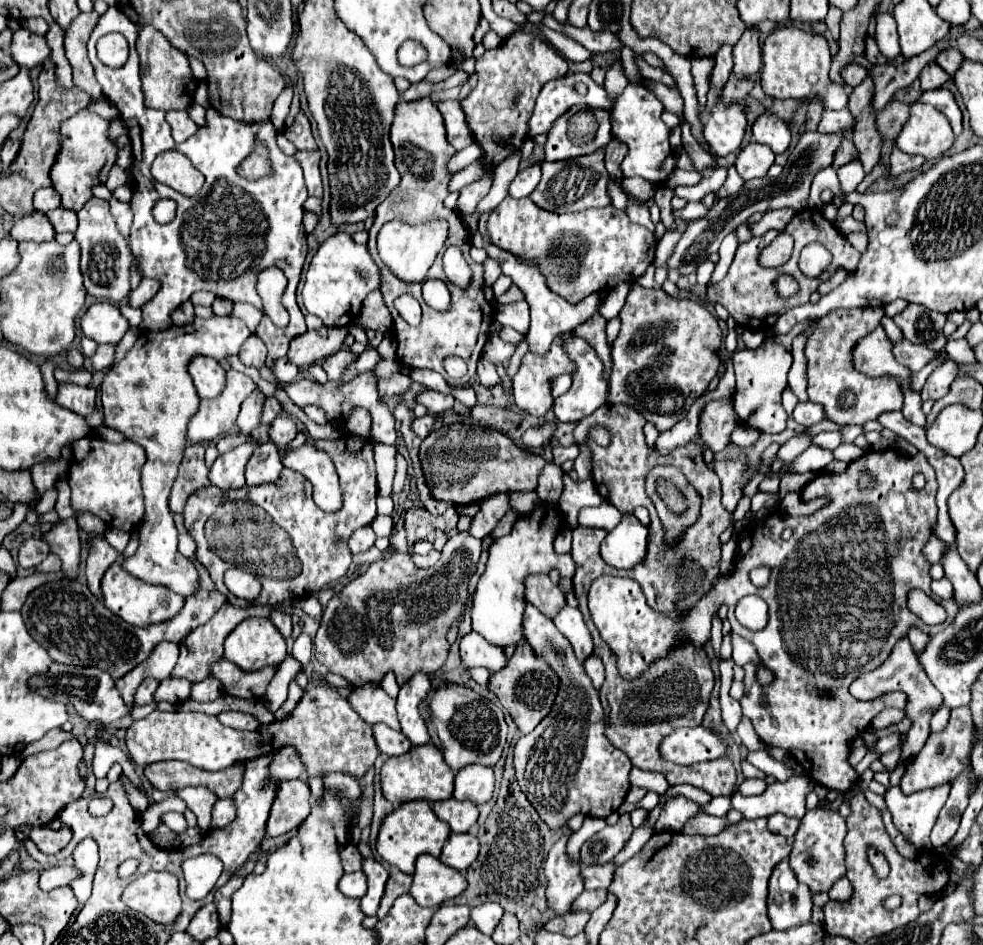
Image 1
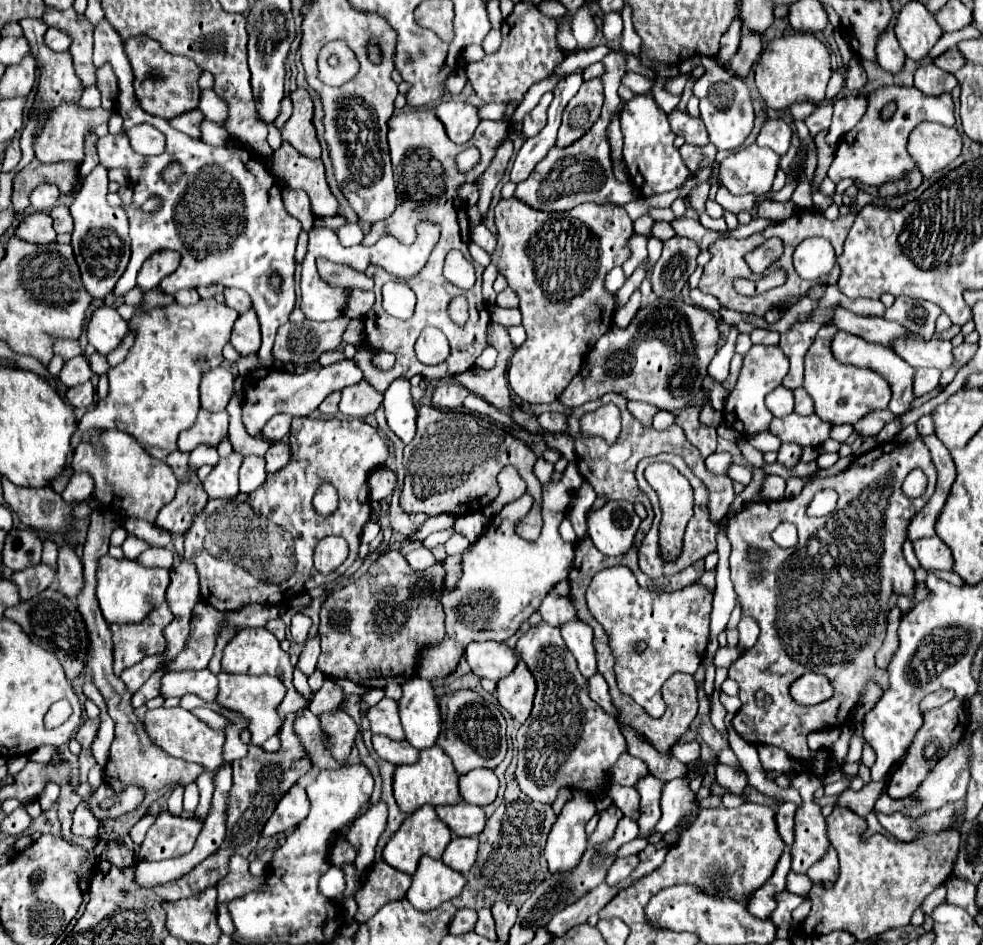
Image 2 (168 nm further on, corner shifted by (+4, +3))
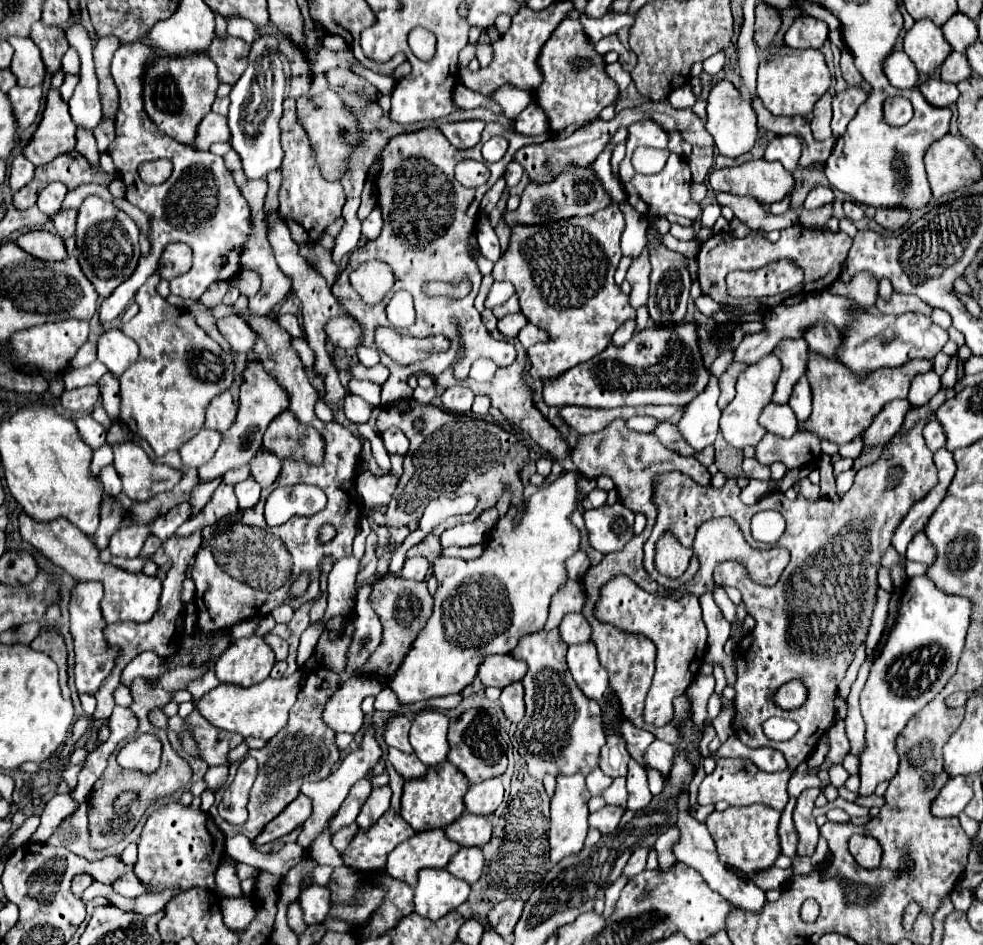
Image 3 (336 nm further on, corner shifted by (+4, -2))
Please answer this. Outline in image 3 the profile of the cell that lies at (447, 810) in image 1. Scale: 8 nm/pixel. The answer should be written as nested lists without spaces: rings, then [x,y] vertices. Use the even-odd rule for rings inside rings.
[[[465,811],[457,823],[445,827],[445,833],[461,847],[483,847],[491,839],[491,829],[493,827],[487,817],[477,817]]]

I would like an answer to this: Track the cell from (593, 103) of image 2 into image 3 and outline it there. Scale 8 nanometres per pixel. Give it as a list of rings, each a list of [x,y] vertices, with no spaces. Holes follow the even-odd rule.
[[[565,19],[565,23],[553,31],[551,39],[547,39],[539,53],[537,65],[543,81],[533,91],[533,97],[535,103],[545,109],[551,133],[561,133],[567,125],[573,123],[593,121],[601,109],[619,101],[621,91],[617,83],[605,73],[603,55],[599,55],[589,43],[579,19]]]

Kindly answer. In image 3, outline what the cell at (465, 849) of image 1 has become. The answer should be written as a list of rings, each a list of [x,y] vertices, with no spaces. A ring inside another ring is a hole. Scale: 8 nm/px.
[[[469,847],[469,849],[459,849],[459,853],[449,861],[447,871],[453,873],[457,879],[467,881],[469,885],[479,881],[481,873],[483,873],[483,853],[479,847]]]

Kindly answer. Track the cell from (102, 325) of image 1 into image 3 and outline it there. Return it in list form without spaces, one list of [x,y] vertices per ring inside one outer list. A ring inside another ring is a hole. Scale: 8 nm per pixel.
[[[109,329],[99,337],[99,361],[115,375],[121,377],[139,357],[139,347],[133,339],[119,329]]]

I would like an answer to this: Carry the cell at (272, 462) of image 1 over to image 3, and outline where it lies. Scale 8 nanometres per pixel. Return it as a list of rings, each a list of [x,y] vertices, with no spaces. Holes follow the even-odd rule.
[[[247,479],[247,481],[241,481],[241,483],[235,485],[235,495],[239,499],[239,509],[241,511],[247,511],[247,509],[257,505],[259,489],[261,487],[257,487],[257,483],[253,483],[253,479]]]

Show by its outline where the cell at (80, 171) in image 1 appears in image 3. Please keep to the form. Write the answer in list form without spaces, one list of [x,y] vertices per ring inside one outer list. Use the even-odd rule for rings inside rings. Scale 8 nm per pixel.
[[[49,89],[43,121],[37,127],[31,143],[23,155],[35,165],[45,165],[55,157],[75,149],[75,123],[69,115],[69,105],[61,99],[57,89]]]

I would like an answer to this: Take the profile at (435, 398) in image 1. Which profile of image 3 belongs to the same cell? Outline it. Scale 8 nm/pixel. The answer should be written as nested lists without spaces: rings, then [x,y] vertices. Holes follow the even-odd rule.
[[[457,385],[457,387],[451,387],[451,389],[445,389],[445,393],[441,395],[441,401],[443,401],[443,407],[447,411],[453,411],[453,413],[467,413],[471,409],[471,403],[473,403],[473,391],[465,385]]]

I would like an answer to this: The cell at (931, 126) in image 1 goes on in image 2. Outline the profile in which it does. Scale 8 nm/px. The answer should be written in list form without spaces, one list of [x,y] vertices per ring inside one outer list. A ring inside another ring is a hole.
[[[921,122],[911,132],[907,150],[913,162],[921,168],[923,176],[929,178],[959,156],[961,136],[953,128],[935,122]]]

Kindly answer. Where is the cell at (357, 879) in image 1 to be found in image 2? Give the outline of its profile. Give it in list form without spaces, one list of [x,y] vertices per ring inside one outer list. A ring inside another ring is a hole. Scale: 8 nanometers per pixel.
[[[329,868],[329,872],[321,878],[321,892],[327,896],[327,898],[339,898],[343,892],[345,892],[345,888],[347,888],[347,880],[345,880],[345,874],[343,874],[343,870],[339,870],[339,868]]]

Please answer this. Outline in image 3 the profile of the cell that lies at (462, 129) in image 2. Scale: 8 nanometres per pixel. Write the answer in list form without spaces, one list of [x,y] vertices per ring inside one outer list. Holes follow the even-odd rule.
[[[461,121],[461,123],[441,123],[441,133],[449,139],[449,143],[457,149],[471,149],[479,143],[483,121]]]

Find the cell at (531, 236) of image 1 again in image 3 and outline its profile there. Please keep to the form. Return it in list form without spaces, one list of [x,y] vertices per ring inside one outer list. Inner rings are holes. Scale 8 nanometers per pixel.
[[[615,203],[587,217],[537,227],[513,227],[509,249],[495,263],[493,277],[495,281],[513,283],[521,313],[549,335],[547,343],[527,349],[531,379],[551,379],[591,359],[611,343],[611,335],[619,325],[635,319],[629,297],[613,279],[621,259],[619,239],[623,229],[625,219]]]

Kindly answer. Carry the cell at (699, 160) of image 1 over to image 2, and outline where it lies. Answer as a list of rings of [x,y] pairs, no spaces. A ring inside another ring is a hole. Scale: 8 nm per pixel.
[[[673,110],[669,114],[669,122],[671,122],[671,130],[679,136],[685,138],[687,144],[693,146],[705,146],[707,140],[707,130],[701,122],[701,118],[691,118],[687,112],[681,110]]]

